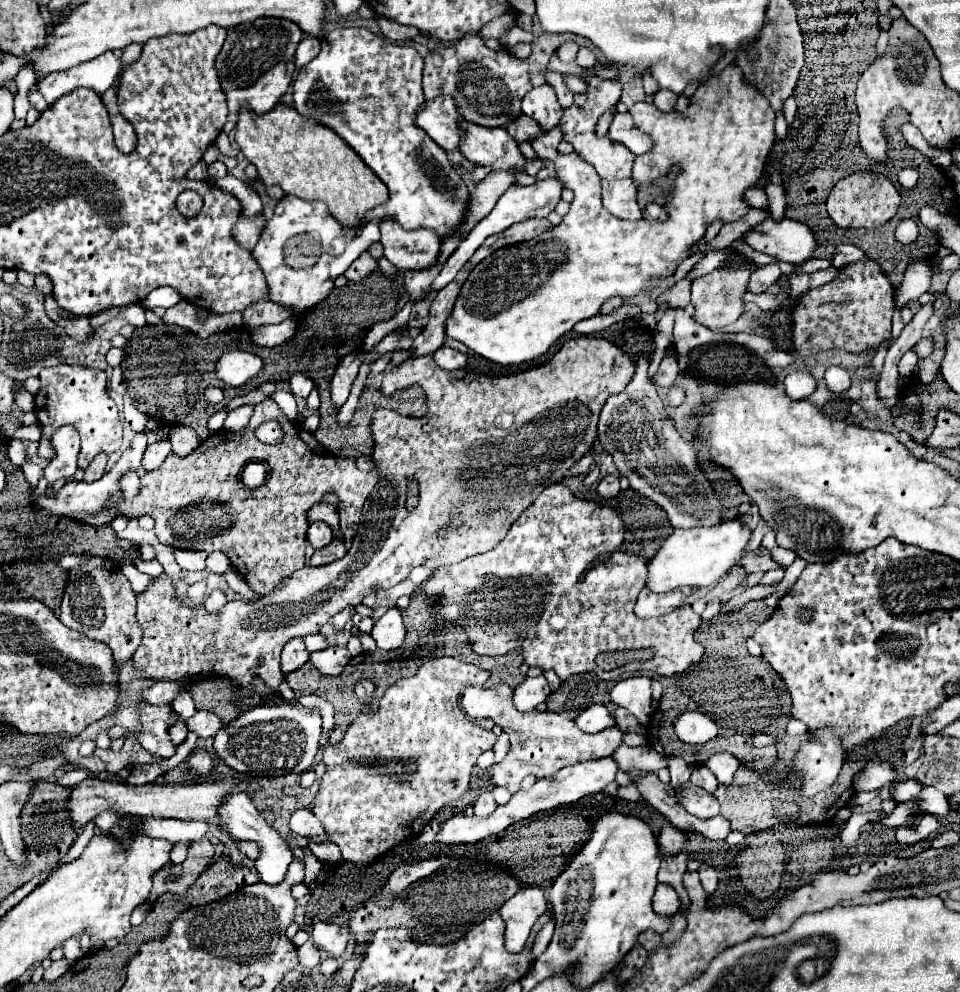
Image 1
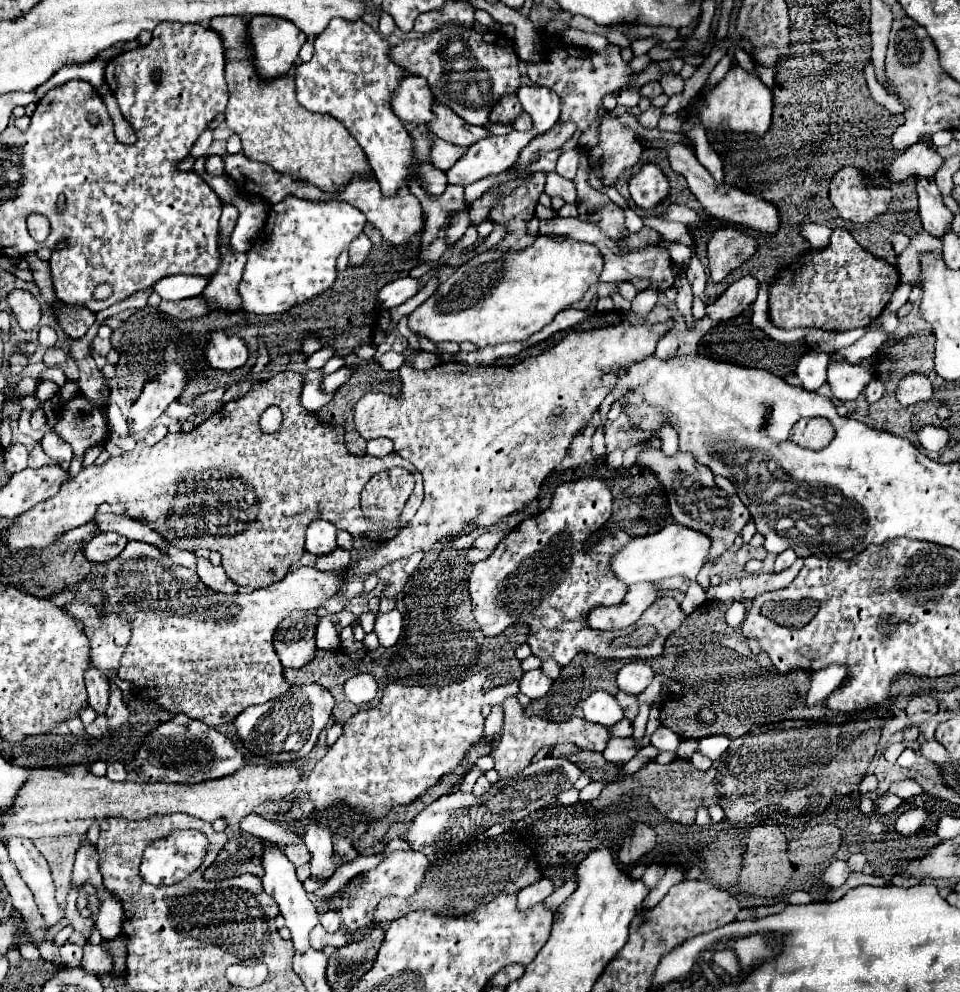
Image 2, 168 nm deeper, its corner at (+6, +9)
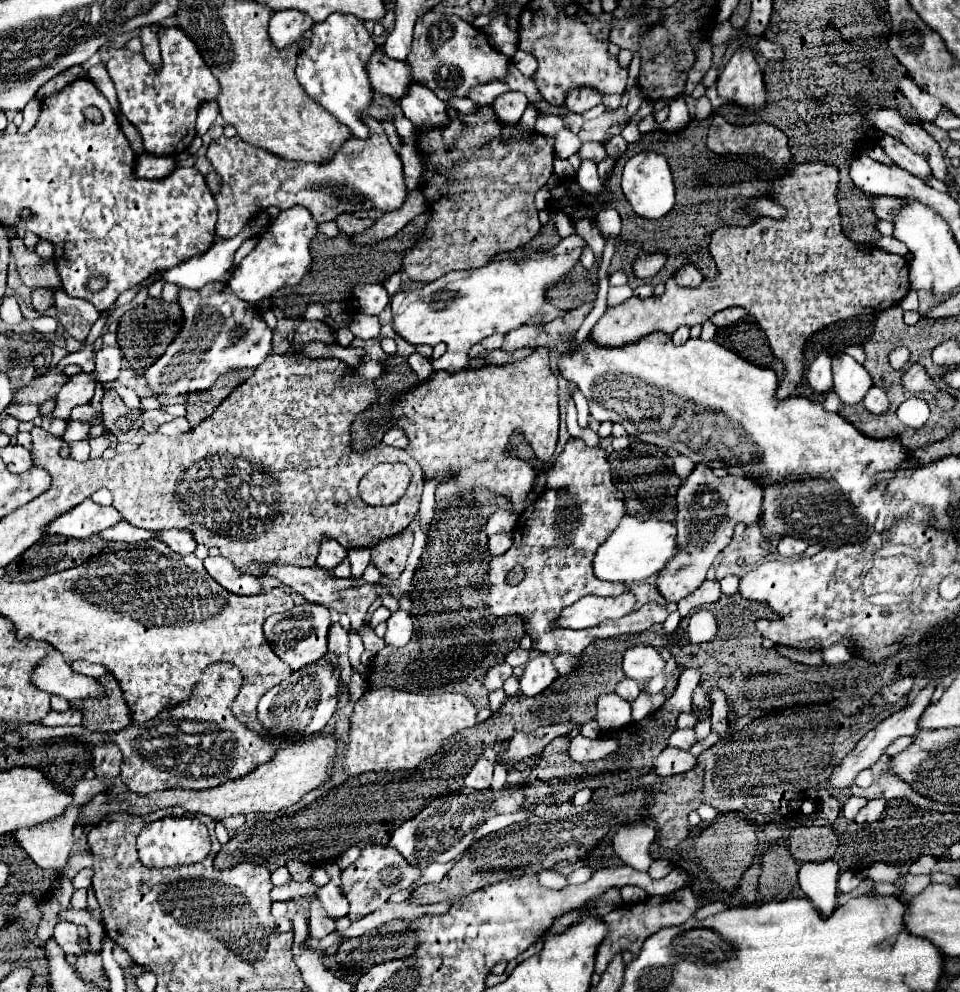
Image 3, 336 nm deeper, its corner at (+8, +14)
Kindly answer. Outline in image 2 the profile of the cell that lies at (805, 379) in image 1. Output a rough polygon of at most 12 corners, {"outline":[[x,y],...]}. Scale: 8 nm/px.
{"outline":[[829,353],[801,357],[797,377],[807,391],[827,381]]}

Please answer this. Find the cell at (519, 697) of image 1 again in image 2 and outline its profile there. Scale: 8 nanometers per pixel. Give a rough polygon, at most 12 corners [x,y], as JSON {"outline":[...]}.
{"outline":[[541,669],[527,671],[519,689],[529,699],[547,695],[553,679]]}

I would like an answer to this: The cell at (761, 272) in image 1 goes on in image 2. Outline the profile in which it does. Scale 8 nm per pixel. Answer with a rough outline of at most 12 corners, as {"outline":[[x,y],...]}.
{"outline":[[741,277],[707,307],[707,317],[727,321],[755,301],[757,279]]}

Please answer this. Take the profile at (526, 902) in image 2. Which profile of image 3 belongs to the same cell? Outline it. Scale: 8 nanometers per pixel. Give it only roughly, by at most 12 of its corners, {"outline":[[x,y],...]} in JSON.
{"outline":[[555,870],[539,872],[539,886],[565,888],[565,876]]}

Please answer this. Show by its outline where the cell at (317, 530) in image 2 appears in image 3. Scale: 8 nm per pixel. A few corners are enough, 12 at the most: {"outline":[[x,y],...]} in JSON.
{"outline":[[329,536],[321,538],[317,566],[333,570],[347,550]]}

